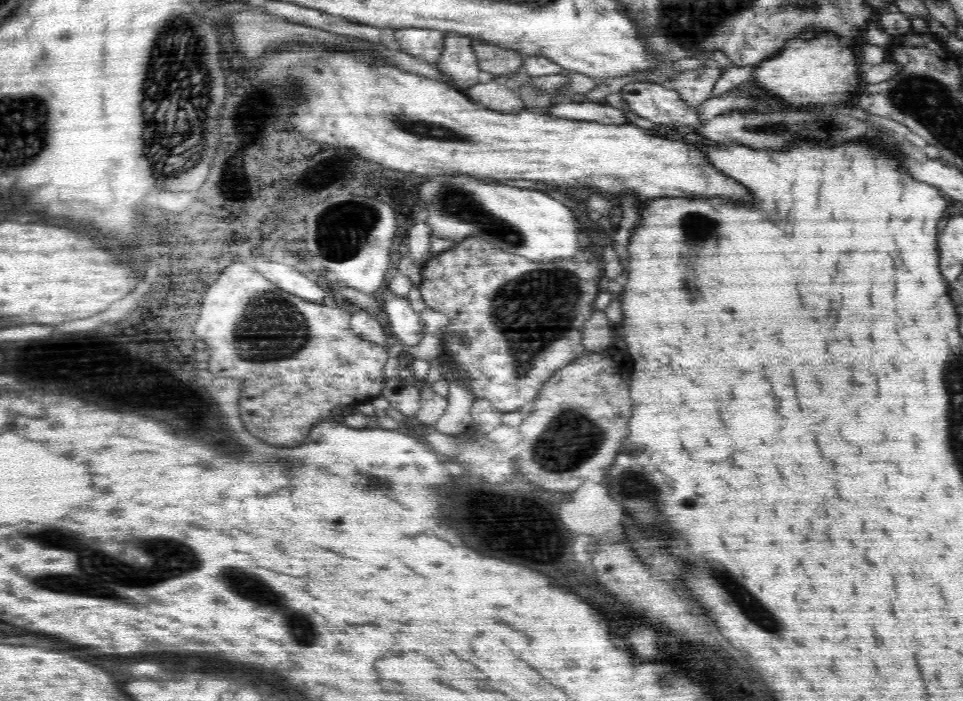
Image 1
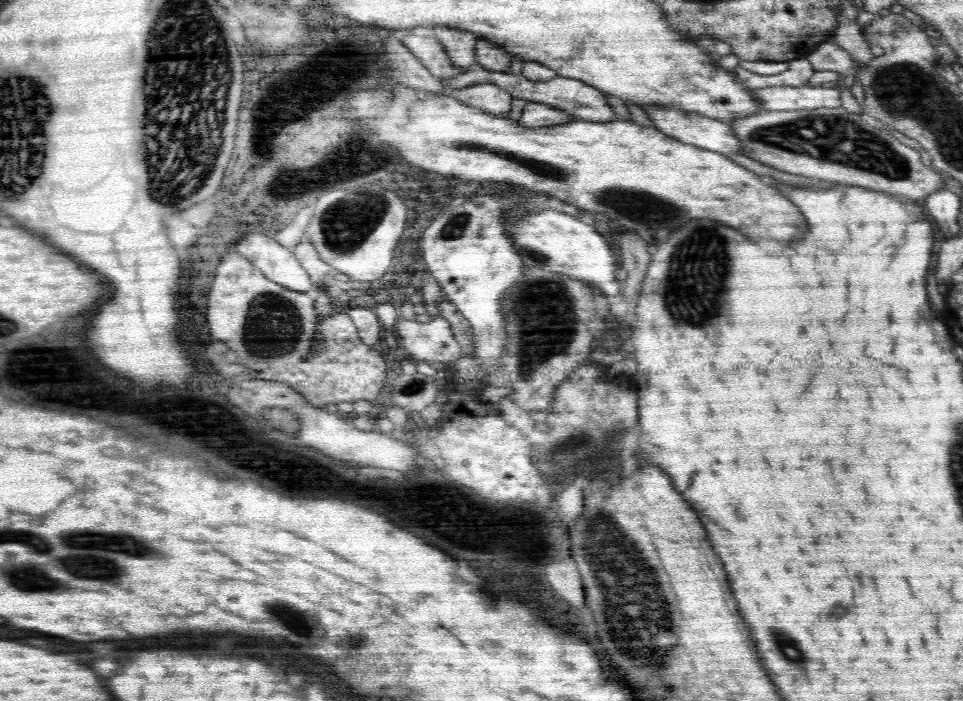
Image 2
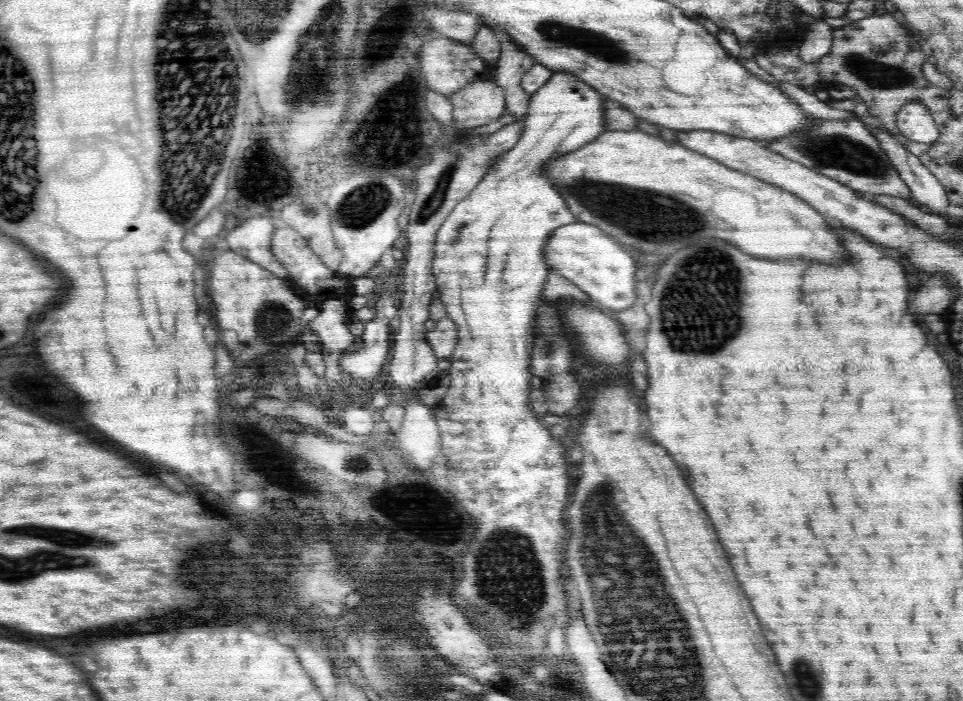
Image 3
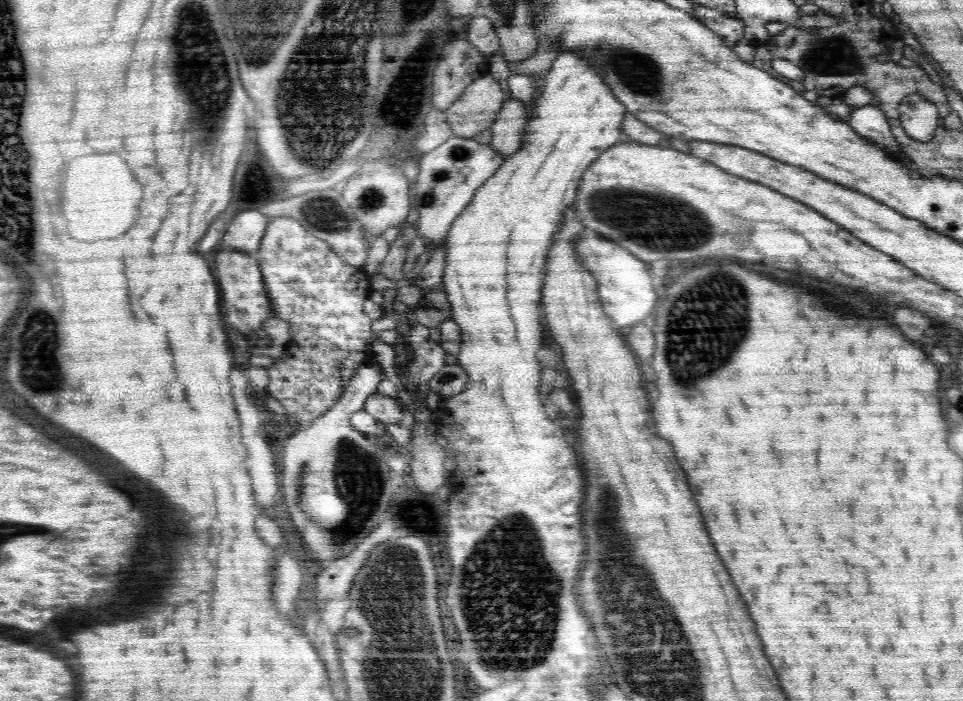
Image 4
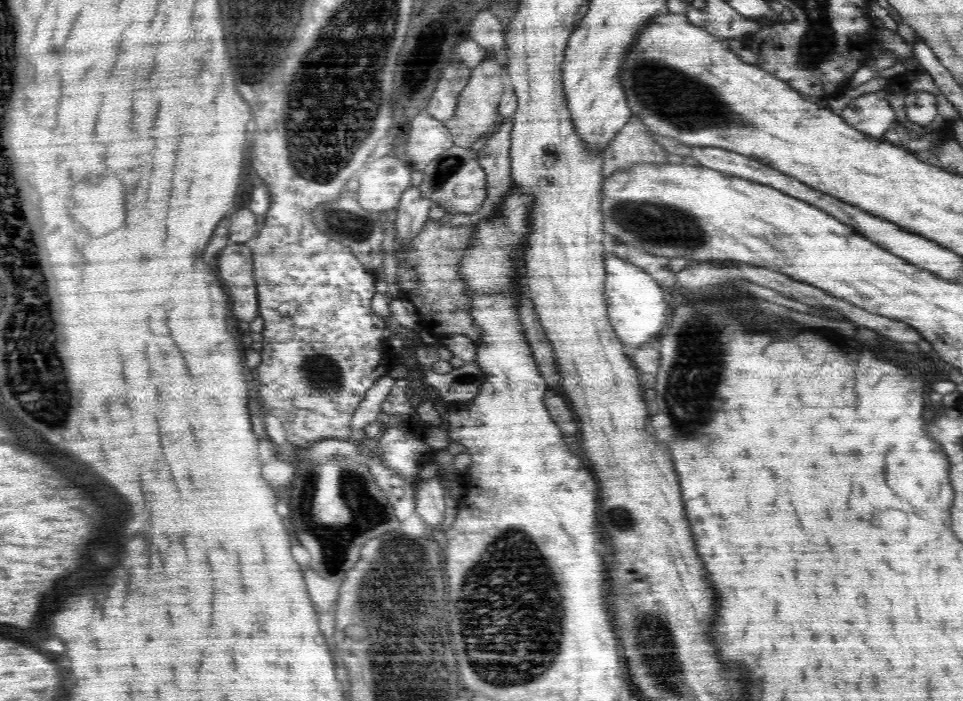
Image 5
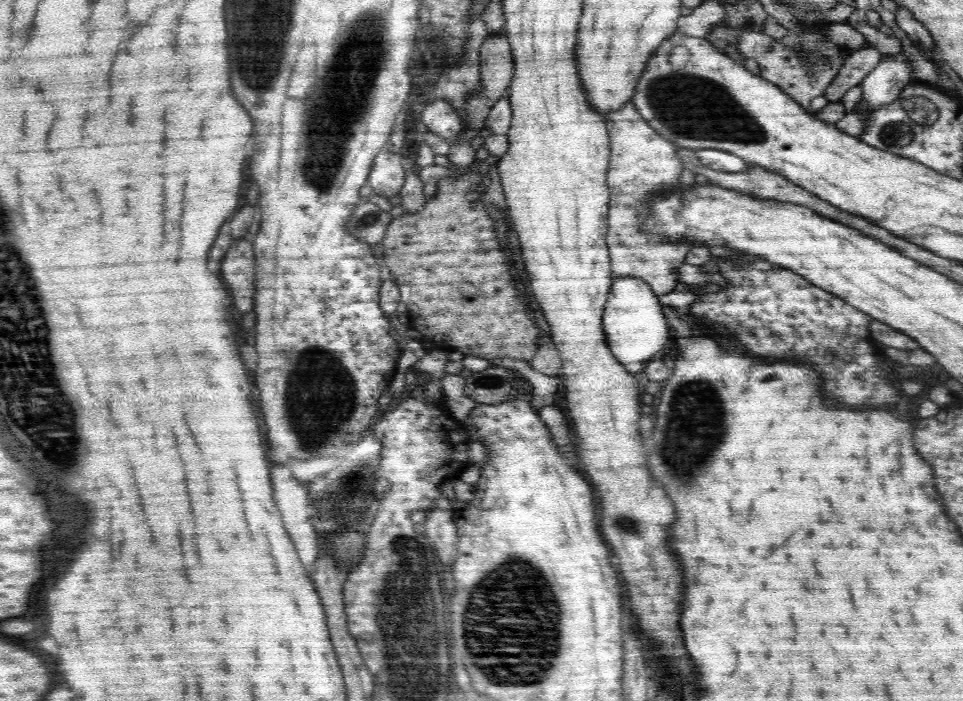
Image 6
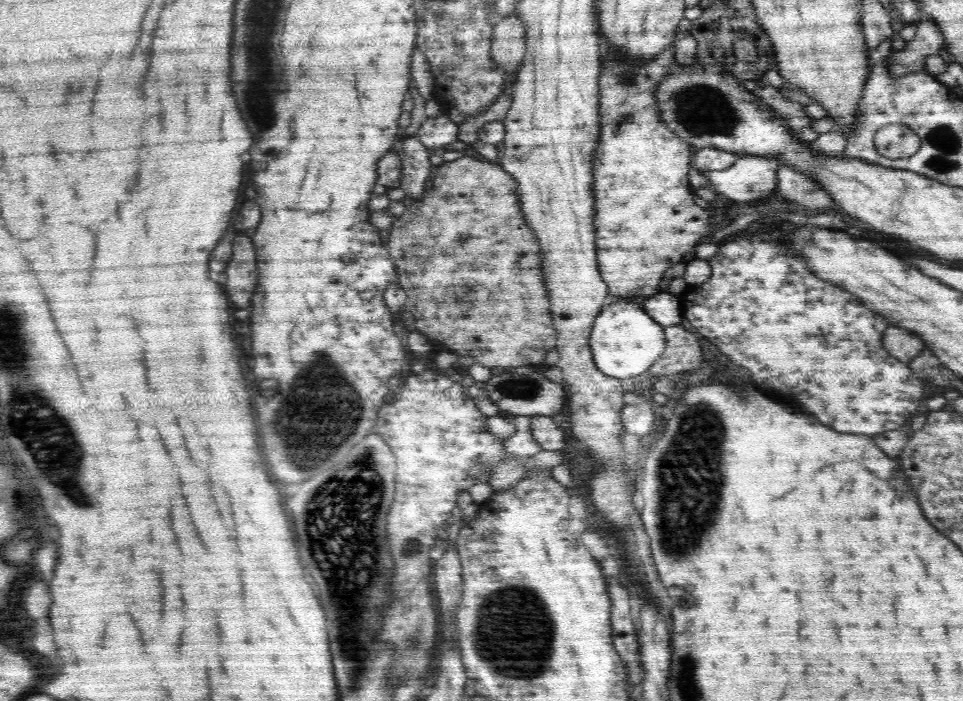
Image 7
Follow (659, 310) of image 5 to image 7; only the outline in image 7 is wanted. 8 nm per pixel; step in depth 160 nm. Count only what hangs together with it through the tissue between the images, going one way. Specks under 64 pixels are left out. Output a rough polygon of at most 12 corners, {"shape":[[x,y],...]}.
{"shape":[[641,304],[604,306],[590,333],[596,368],[647,374],[664,326]]}

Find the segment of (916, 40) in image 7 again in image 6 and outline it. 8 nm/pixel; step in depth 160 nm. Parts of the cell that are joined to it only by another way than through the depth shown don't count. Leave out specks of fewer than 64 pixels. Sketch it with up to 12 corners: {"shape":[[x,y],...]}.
{"shape":[[884,55],[861,82],[862,100],[835,123],[858,137],[872,109],[912,83],[904,55]]}

